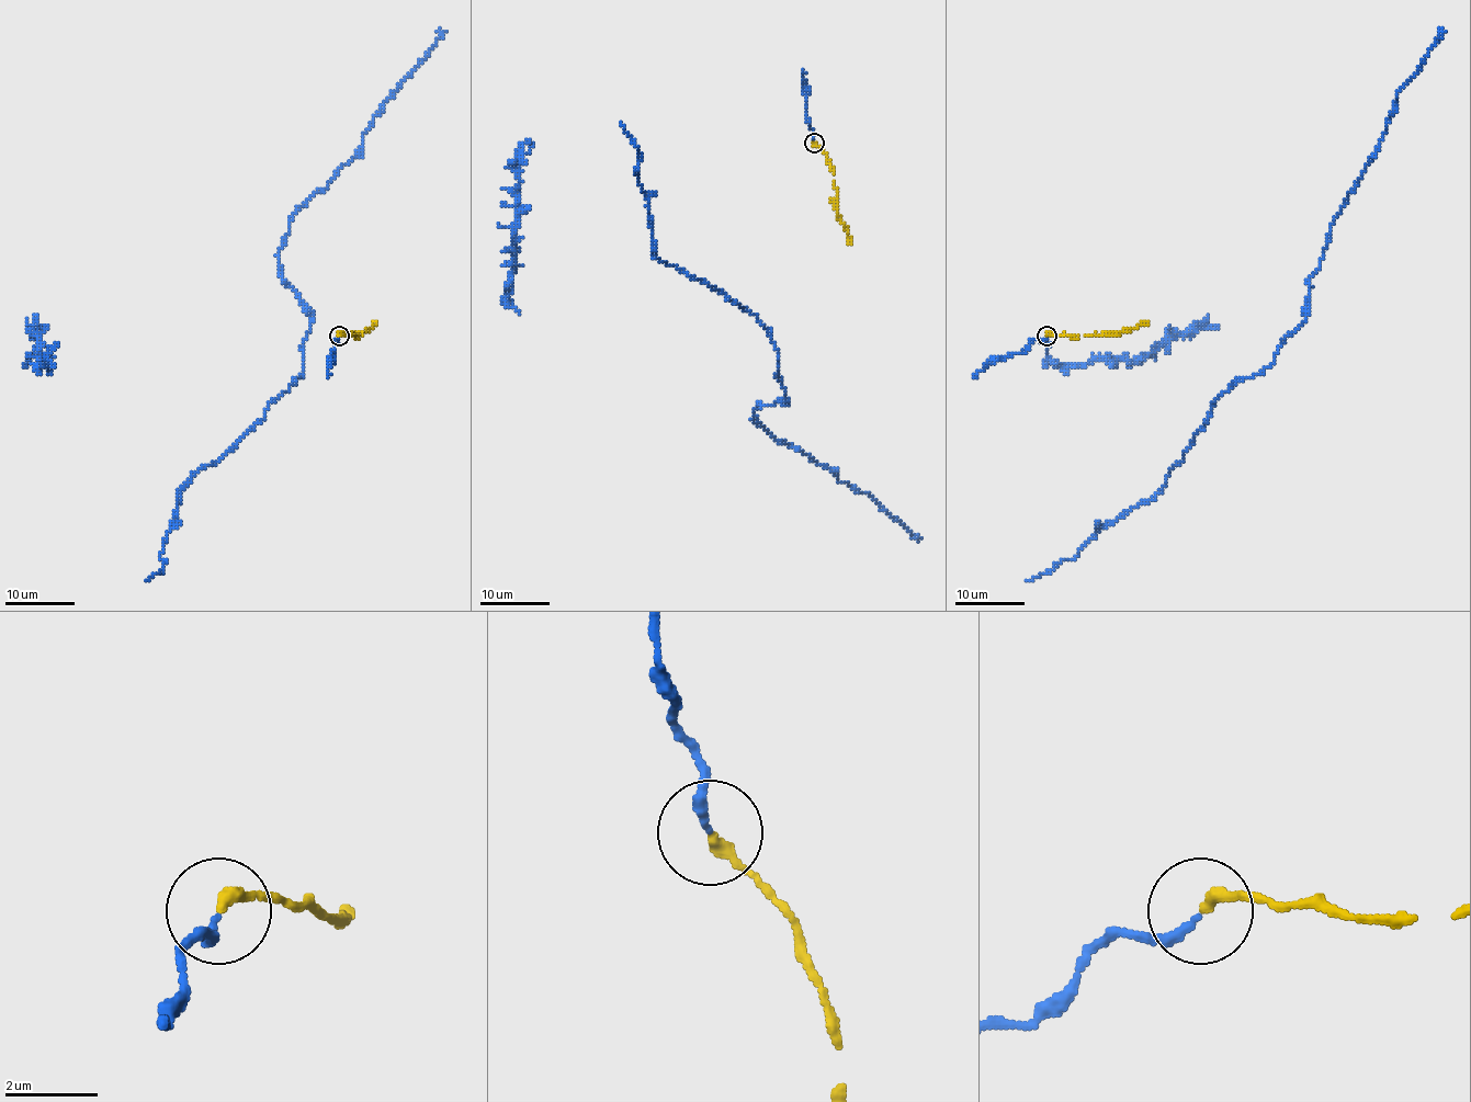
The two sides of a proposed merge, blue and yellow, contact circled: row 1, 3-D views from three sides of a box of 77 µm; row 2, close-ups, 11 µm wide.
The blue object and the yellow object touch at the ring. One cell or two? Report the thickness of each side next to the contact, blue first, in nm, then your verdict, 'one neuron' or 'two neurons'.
190/280 nm | one neuron

